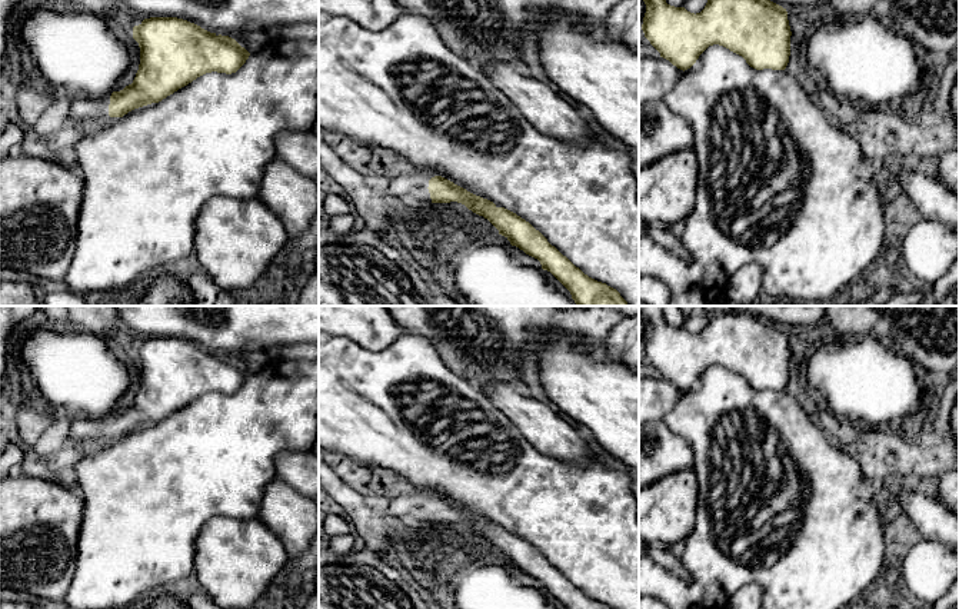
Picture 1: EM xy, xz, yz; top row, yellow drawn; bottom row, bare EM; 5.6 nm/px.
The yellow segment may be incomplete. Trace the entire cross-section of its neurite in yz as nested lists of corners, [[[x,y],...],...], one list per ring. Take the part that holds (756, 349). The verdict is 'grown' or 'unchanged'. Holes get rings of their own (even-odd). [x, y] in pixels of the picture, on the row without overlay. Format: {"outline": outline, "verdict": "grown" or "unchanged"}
{"outline": [[[639,306],[639,316],[646,325],[642,350],[650,365],[680,390],[690,389],[699,376],[713,365],[723,366],[742,376],[756,389],[785,390],[790,376],[790,346],[782,326],[746,312],[709,315],[700,333],[666,323],[660,306]]], "verdict": "unchanged"}

